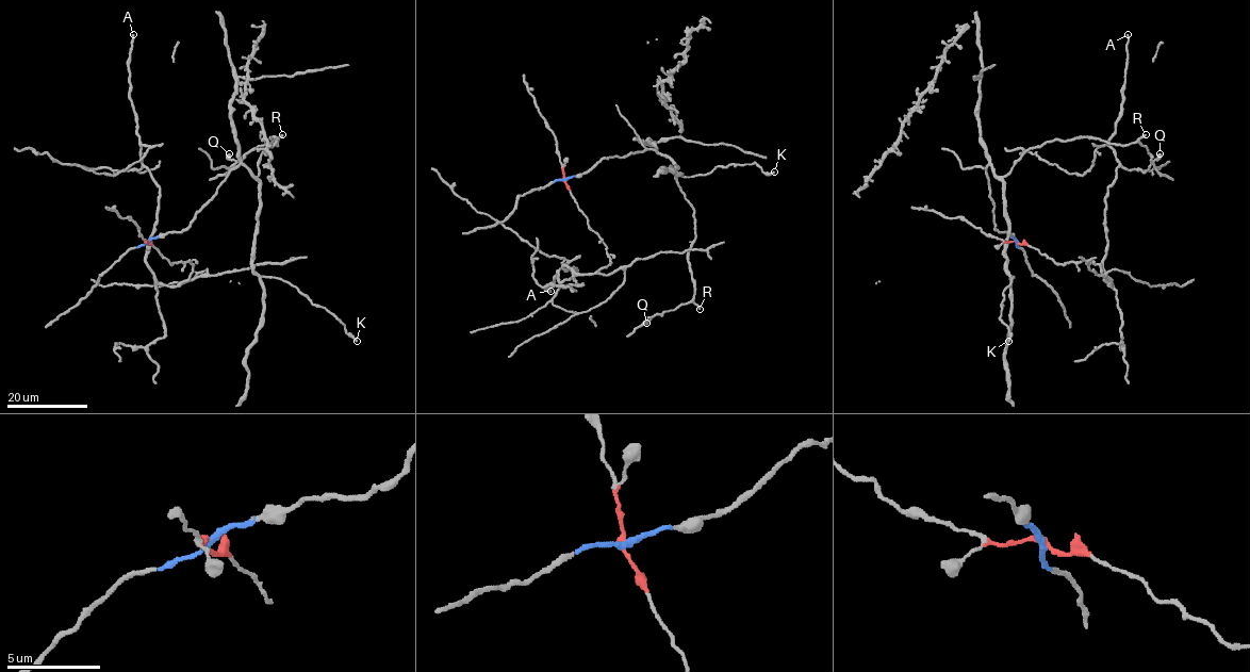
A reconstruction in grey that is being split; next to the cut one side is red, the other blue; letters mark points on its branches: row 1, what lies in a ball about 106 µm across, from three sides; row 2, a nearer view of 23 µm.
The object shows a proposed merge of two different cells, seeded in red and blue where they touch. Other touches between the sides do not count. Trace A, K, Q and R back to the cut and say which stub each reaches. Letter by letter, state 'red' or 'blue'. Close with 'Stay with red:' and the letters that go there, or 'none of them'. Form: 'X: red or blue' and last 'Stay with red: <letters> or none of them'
A: red
K: blue
Q: blue
R: blue
Stay with red: A

